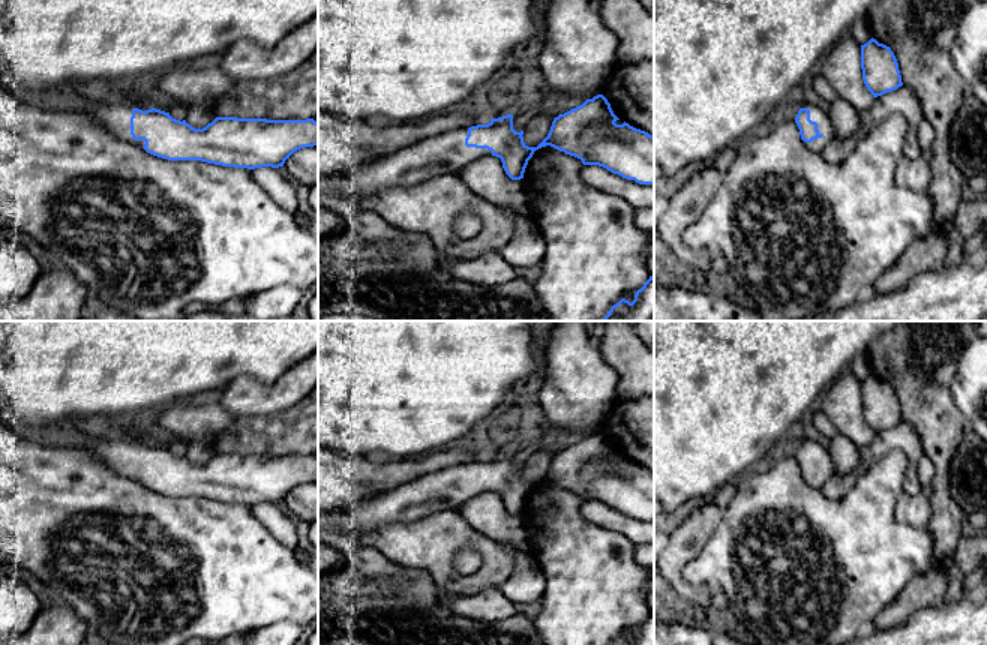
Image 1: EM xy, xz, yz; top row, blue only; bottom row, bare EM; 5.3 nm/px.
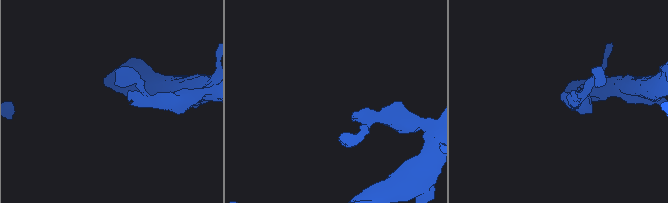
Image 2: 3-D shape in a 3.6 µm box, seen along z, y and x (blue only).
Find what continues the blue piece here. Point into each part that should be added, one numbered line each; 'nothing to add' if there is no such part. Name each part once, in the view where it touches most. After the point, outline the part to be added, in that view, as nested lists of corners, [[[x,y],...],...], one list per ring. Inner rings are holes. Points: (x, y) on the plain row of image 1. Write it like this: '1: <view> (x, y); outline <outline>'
1: xy (116, 452); outline [[[112,436],[112,438],[96,438],[82,448],[96,454],[114,472],[134,478],[140,484],[142,484],[146,477],[144,476],[135,477],[130,471],[130,453],[134,444],[147,447],[152,446],[153,442],[146,442],[142,440],[130,436]]]

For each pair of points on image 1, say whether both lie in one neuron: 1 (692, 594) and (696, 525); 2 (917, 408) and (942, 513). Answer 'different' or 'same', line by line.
1: same
2: same

